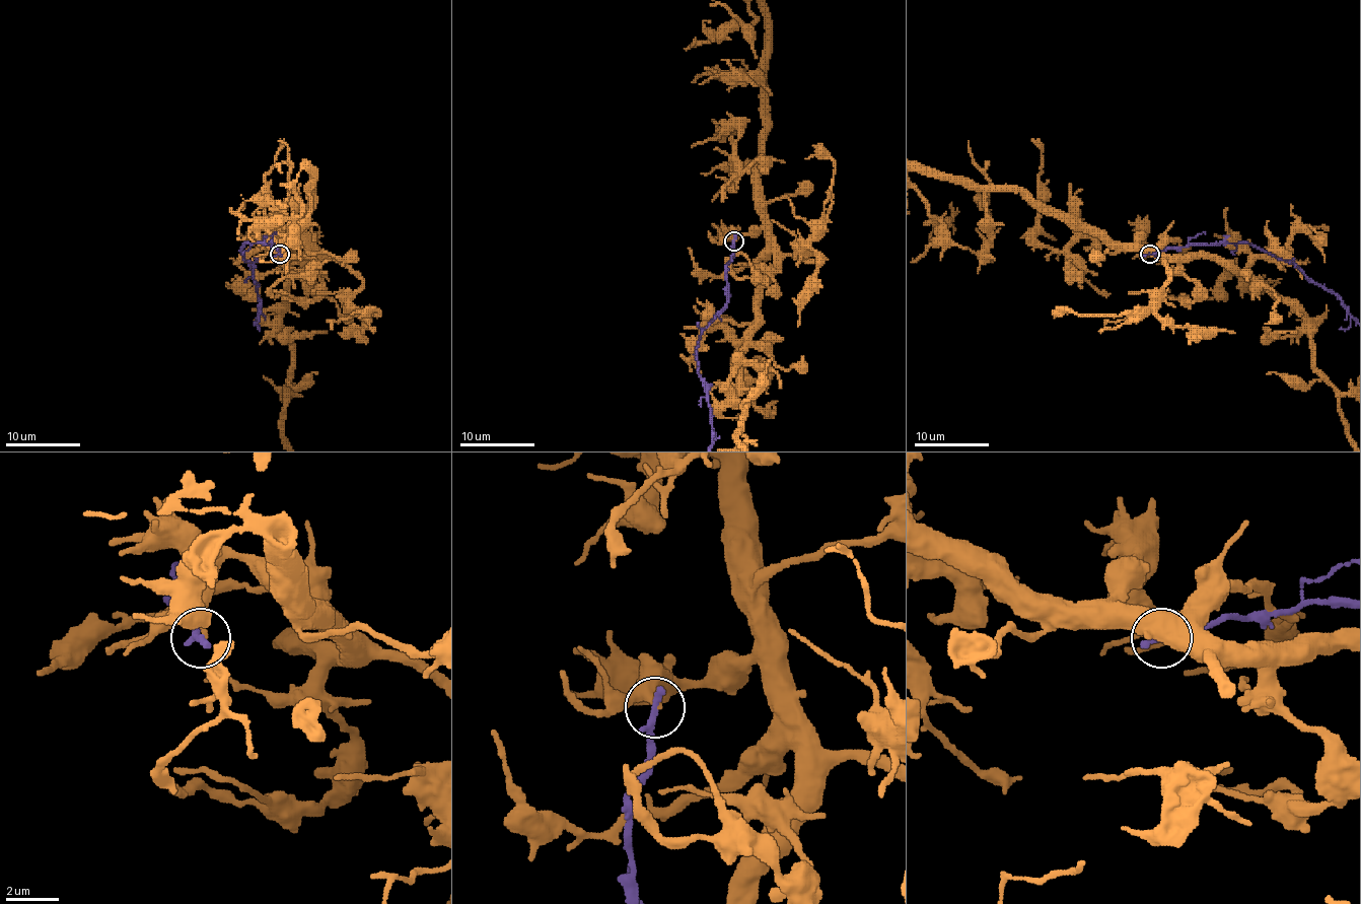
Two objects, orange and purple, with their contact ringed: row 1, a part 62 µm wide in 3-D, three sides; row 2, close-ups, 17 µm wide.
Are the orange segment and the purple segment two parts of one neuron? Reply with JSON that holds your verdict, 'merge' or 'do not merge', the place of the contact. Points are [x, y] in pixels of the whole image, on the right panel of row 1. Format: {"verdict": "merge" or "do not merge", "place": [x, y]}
{"verdict": "do not merge", "place": [1149, 254]}

